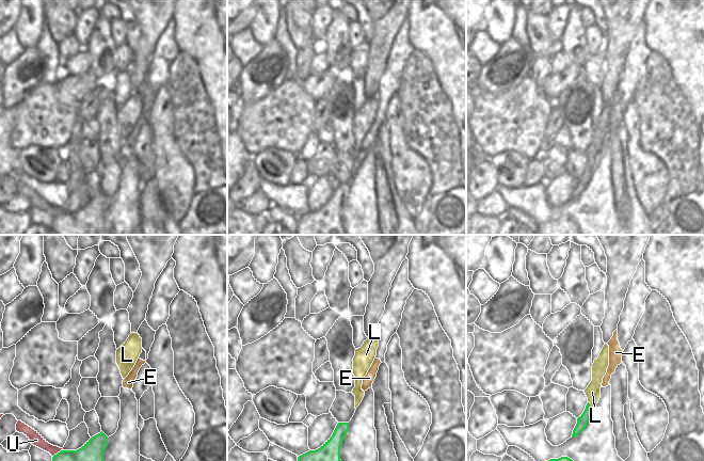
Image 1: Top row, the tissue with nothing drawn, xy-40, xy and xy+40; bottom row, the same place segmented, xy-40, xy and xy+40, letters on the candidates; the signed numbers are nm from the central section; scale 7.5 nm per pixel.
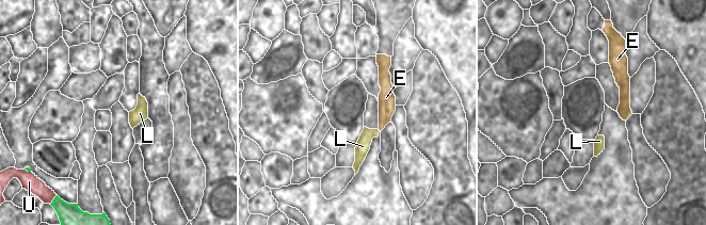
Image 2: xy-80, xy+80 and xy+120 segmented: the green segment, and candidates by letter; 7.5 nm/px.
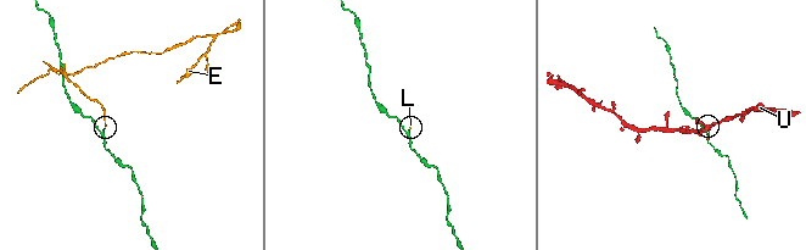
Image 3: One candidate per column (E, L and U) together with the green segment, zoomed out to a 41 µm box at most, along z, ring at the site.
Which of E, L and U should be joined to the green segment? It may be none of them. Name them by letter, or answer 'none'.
L

